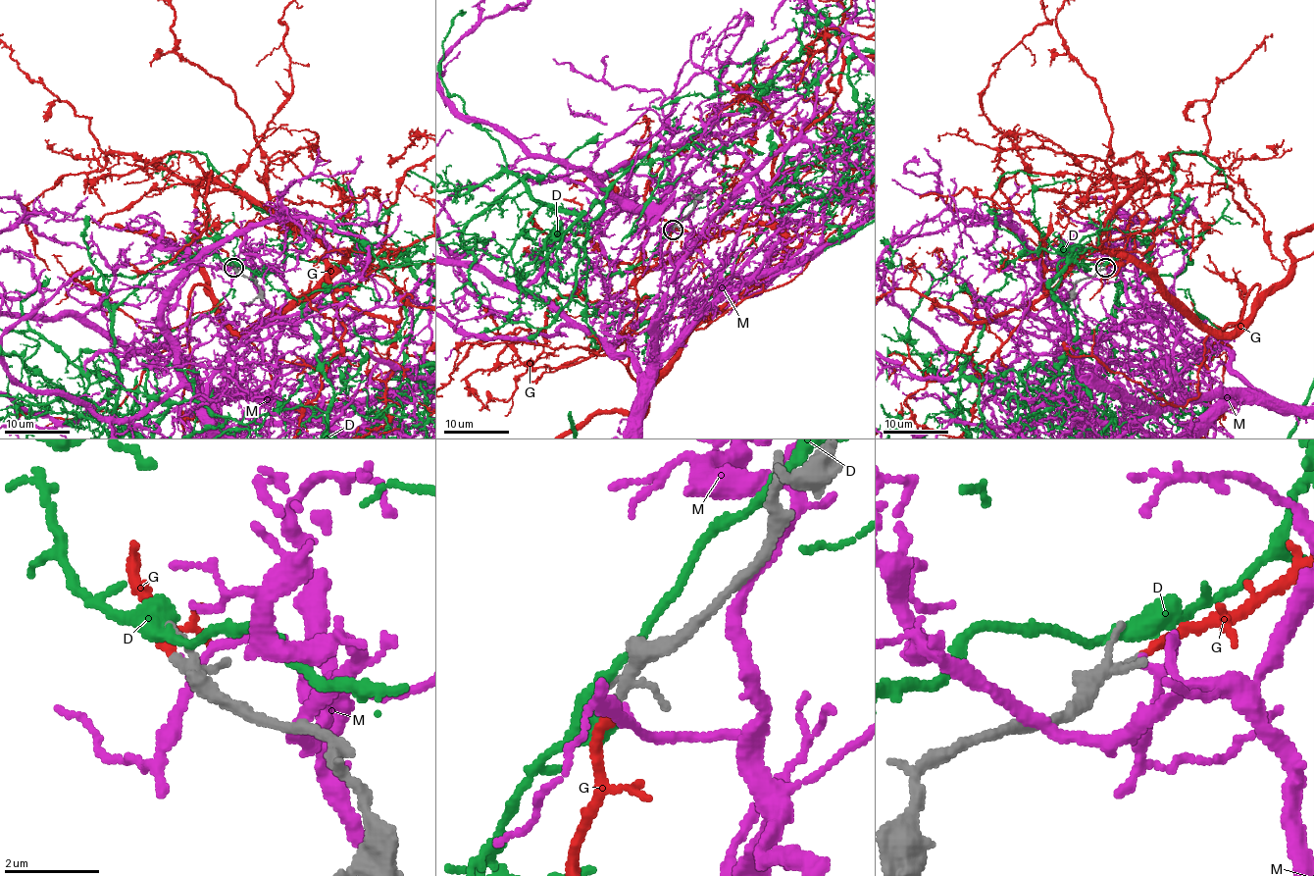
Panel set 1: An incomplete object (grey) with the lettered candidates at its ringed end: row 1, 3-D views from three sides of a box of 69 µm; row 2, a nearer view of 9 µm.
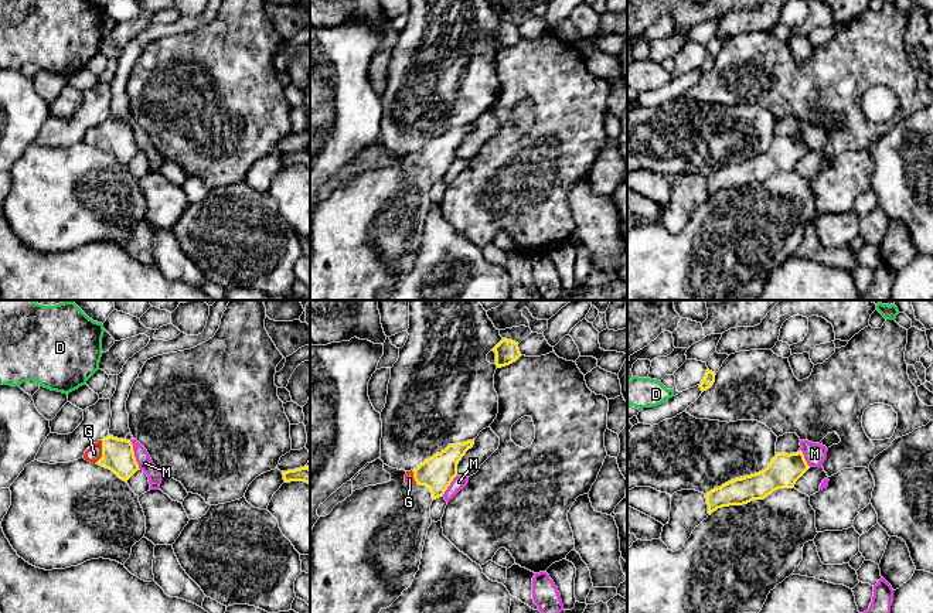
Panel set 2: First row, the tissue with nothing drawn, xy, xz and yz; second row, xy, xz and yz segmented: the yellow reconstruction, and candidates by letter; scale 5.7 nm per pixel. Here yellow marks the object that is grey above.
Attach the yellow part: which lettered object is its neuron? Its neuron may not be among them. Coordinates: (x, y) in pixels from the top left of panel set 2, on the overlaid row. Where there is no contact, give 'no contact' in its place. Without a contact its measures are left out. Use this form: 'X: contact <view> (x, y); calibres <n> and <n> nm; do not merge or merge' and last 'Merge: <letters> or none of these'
D: no contact; do not merge
G: contact xy (102, 452); calibres 180 and 90 nm; merge
M: contact xy (133, 455); calibres 180 and 80 nm; do not merge
Merge: G

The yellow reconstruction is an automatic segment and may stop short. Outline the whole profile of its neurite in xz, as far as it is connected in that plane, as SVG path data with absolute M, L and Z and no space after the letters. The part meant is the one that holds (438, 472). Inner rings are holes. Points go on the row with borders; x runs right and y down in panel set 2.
M474 439L449 445L445 450L433 454L416 469L406 471L405 483L429 487L433 500L442 497L457 476L459 462L473 445Z

